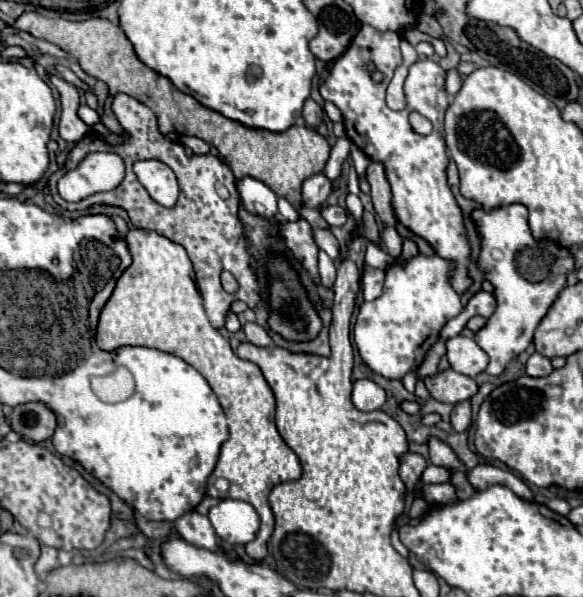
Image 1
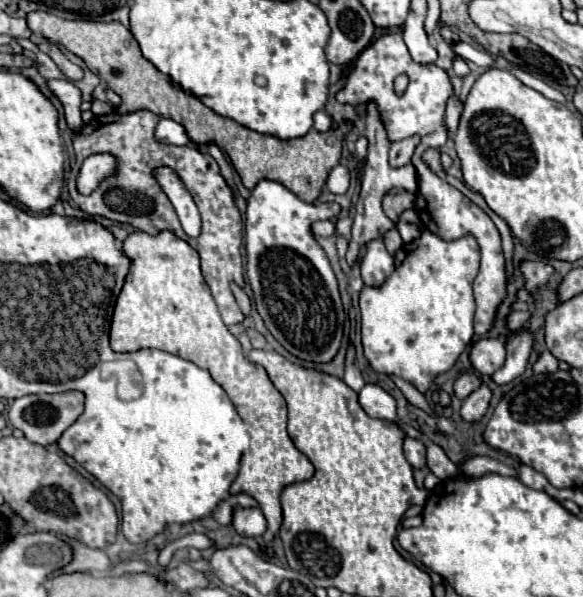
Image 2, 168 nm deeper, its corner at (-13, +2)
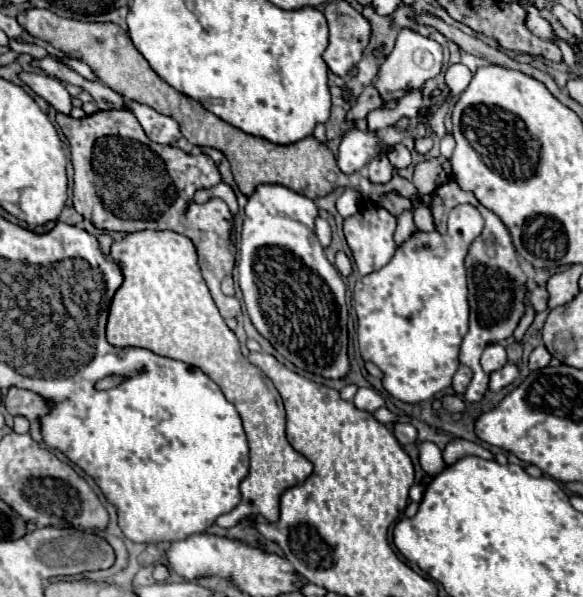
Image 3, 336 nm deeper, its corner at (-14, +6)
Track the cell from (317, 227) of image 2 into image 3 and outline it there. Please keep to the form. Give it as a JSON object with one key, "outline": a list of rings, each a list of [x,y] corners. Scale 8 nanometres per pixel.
{"outline":[[[322,217],[316,219],[316,235],[318,235],[320,245],[326,249],[326,247],[330,245],[330,225],[328,225],[328,221],[322,219]]]}

